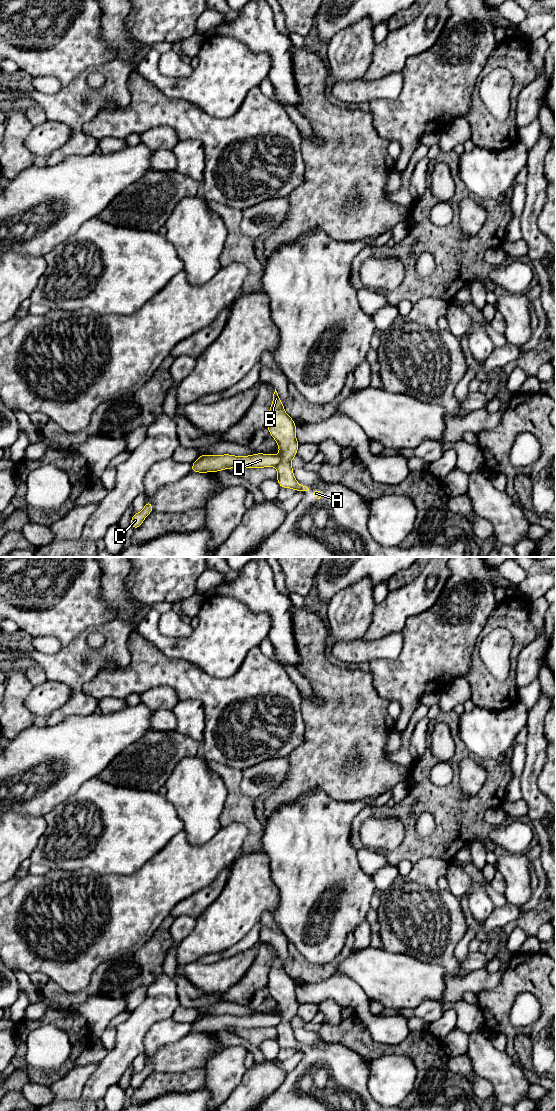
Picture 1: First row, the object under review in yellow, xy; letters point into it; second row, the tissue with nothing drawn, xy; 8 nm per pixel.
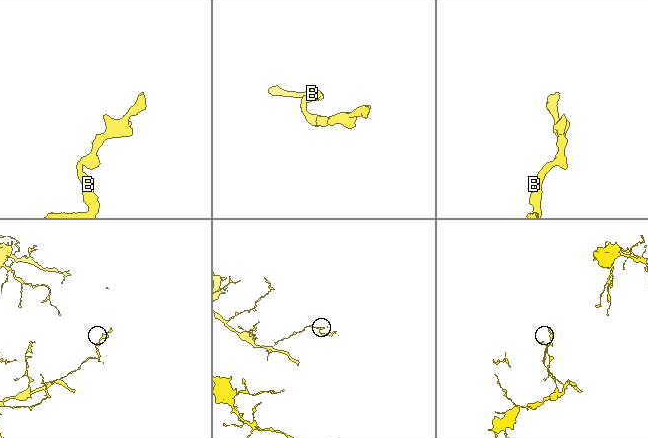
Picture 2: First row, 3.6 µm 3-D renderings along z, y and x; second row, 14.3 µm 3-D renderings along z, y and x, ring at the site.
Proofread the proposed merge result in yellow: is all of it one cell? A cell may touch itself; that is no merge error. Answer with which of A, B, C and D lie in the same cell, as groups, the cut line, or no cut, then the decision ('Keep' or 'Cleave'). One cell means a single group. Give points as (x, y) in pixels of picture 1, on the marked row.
Groups: A B / C D. Split along xy (279, 455), (280, 462), (276, 467). Cleave

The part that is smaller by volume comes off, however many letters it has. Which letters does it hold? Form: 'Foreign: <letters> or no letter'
Foreign: A, B

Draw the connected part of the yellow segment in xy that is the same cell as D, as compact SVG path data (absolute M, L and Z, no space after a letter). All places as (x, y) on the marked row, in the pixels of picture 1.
M256 453L242 457L230 454L203 454L193 462L191 472L208 473L231 468L277 467L280 462L281 457L274 454Z

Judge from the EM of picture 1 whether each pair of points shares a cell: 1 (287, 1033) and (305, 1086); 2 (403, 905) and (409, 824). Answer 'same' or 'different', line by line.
1: same
2: different

